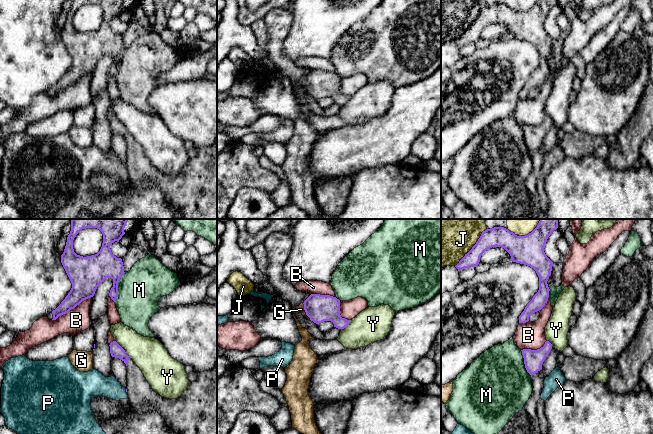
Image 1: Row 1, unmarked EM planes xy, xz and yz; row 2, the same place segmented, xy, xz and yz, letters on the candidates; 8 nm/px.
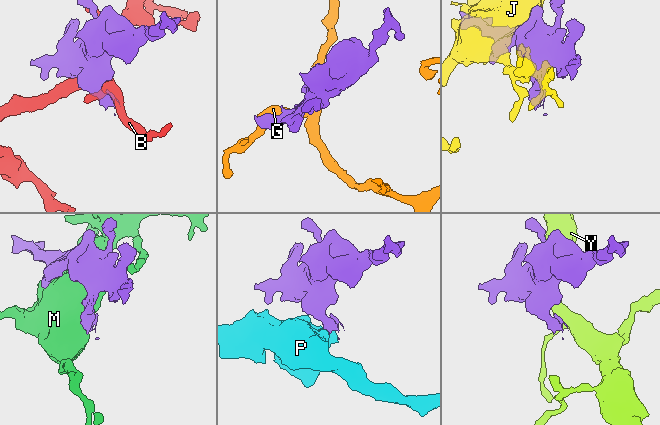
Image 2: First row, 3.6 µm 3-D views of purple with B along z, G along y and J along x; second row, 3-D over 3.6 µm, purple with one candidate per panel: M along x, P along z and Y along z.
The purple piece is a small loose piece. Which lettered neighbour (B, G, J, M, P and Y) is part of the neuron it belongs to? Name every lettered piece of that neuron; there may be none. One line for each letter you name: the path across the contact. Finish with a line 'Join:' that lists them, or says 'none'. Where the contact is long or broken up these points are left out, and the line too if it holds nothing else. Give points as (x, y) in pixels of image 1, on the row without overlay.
Join: none

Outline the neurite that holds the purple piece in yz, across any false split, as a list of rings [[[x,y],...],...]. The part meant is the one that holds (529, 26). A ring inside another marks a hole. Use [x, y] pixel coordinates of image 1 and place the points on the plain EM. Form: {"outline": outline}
{"outline": [[[538,0],[528,11],[517,12],[504,3],[494,3],[482,8],[472,25],[455,42],[458,47],[476,43],[481,31],[492,23],[504,24],[511,32],[511,37],[533,44],[539,53],[539,66],[519,92],[519,99],[526,99],[529,93],[541,86],[549,73],[548,54],[553,38],[544,28],[548,13],[558,0]]]}

